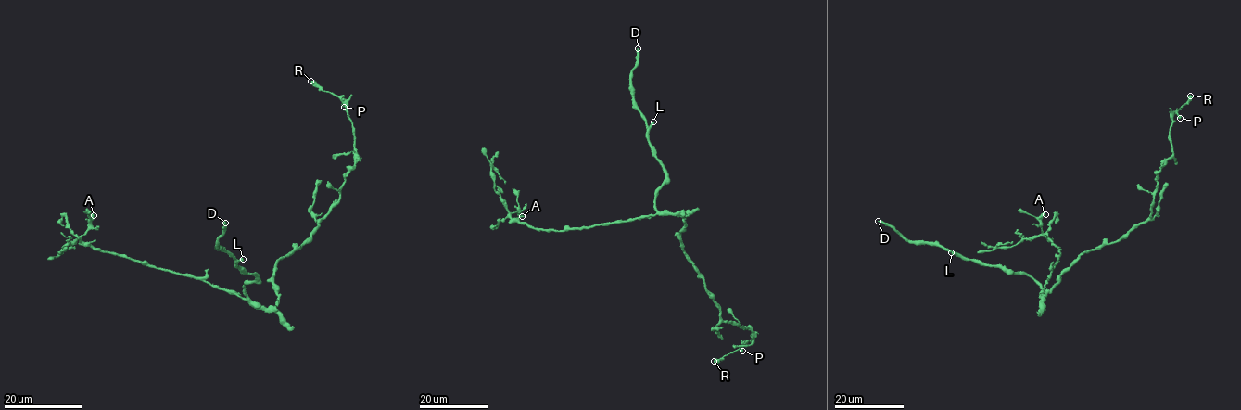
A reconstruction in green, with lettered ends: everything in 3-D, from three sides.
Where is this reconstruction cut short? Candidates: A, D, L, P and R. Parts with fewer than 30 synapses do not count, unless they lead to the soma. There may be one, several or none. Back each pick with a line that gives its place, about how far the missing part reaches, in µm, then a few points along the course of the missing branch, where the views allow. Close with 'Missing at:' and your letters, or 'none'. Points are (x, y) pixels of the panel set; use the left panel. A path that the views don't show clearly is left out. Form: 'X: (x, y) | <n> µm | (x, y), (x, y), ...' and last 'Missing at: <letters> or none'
D: (225, 223) | 35 µm | (225, 223), (225, 216), (233, 206), (232, 198), (239, 176), (230, 165), (228, 150), (235, 122)
L: (243, 259) | 20 µm | (243, 259), (251, 249), (242, 237), (242, 232)
Missing at: D, L

